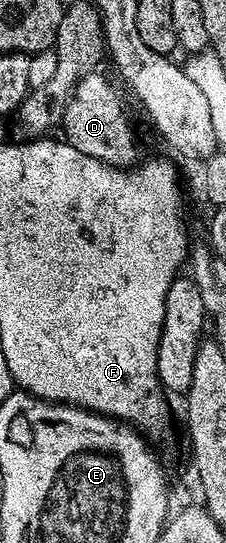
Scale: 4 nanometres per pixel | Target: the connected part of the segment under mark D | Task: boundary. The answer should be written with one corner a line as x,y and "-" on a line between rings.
91,71
81,74
76,80
72,98
64,110
63,138
71,147
78,149
78,153
86,153
110,167
123,168
125,165
135,164
138,159
136,139
132,136
132,127
128,124
127,117
124,116
124,107
112,89
111,81
106,76

